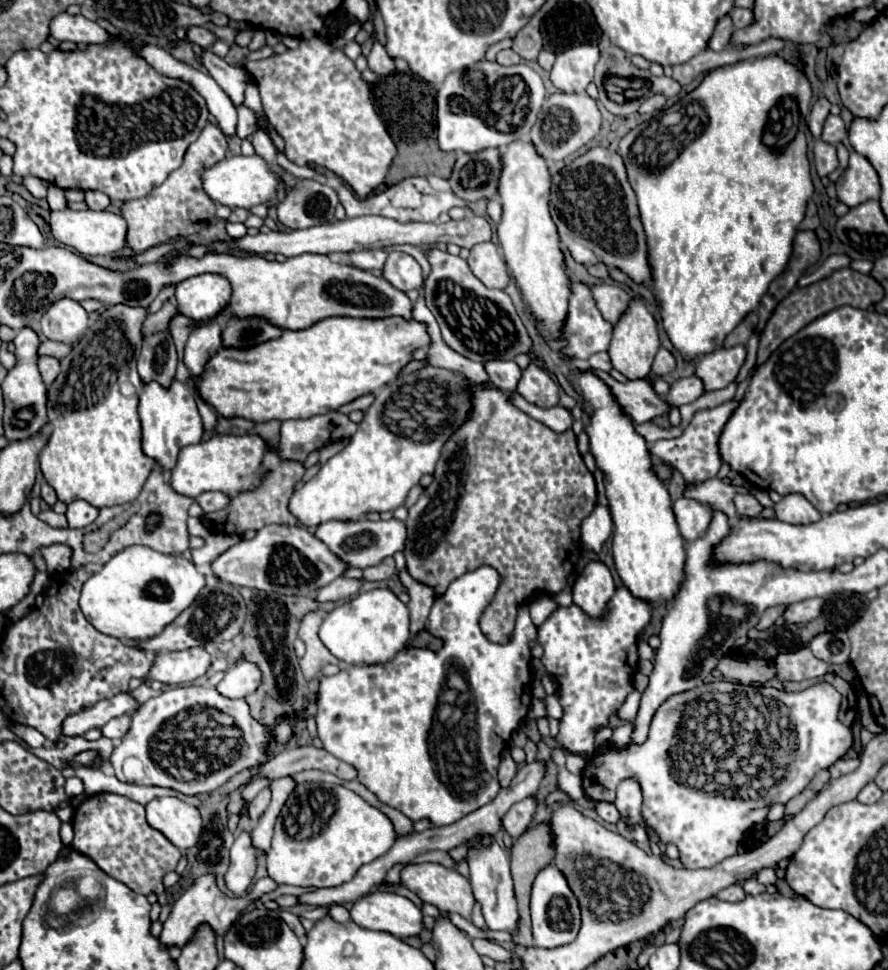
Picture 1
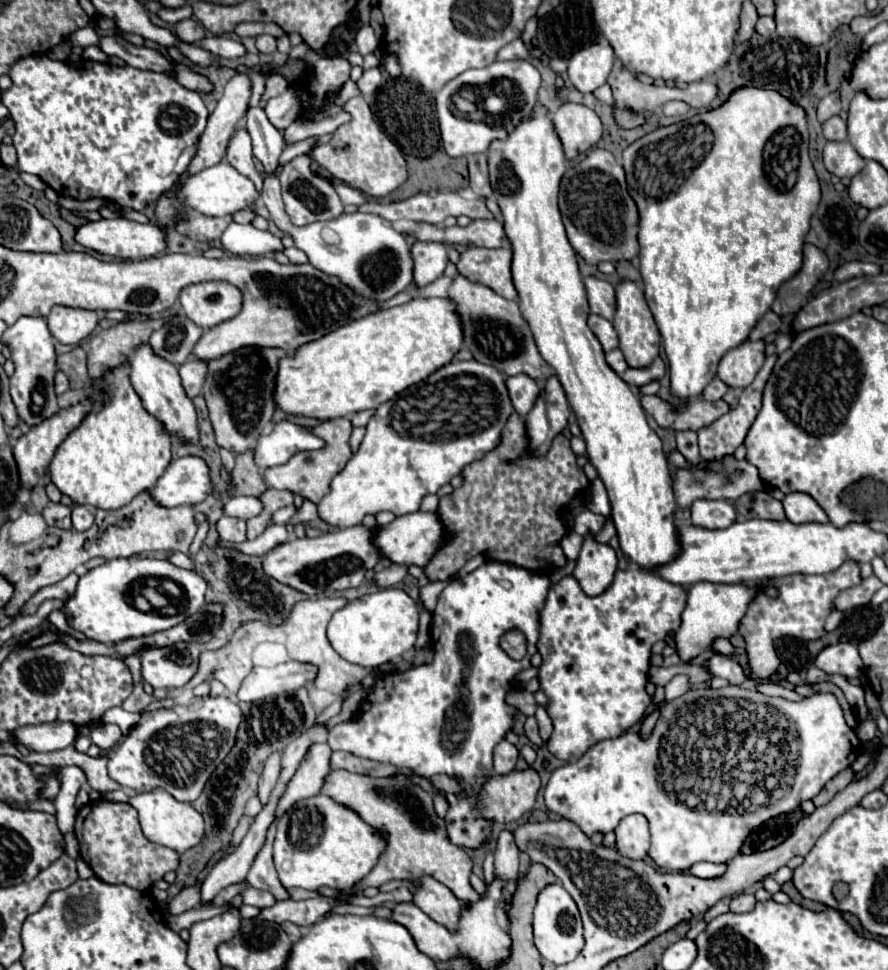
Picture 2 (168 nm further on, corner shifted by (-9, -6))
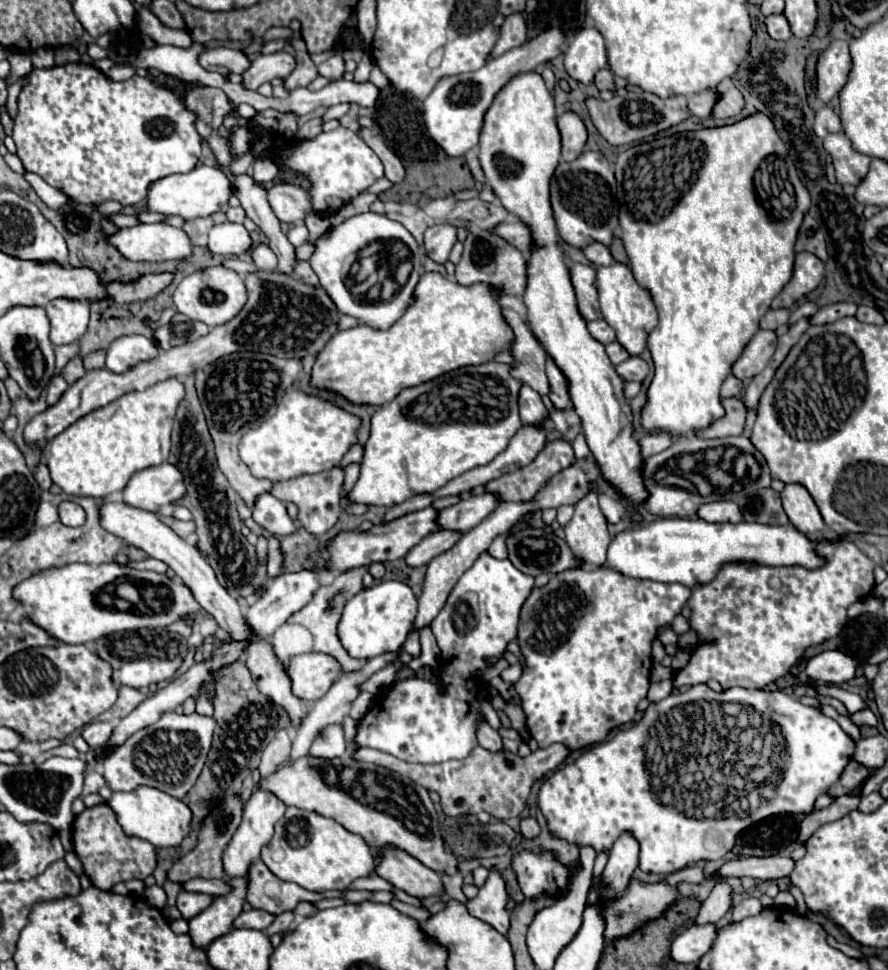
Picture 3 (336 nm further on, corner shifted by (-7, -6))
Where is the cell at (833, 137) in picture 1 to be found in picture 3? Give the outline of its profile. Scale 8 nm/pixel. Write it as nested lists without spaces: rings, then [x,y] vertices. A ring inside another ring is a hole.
[[[823,106],[823,108],[815,114],[815,124],[813,124],[813,128],[815,128],[815,134],[817,134],[819,138],[825,138],[827,134],[841,130],[841,120],[839,120],[839,116],[837,116],[829,106]]]

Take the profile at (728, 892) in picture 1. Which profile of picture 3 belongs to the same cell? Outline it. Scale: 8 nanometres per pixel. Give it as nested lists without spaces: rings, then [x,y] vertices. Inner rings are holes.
[[[747,896],[737,906],[733,906],[733,910],[731,910],[733,912],[733,922],[739,922],[747,916],[755,916],[755,914],[759,914],[759,910],[763,910],[761,902],[755,896]]]

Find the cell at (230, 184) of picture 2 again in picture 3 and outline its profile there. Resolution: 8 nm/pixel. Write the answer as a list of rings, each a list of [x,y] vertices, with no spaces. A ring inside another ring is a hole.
[[[197,166],[187,174],[171,174],[167,178],[161,178],[151,186],[147,196],[147,210],[159,212],[159,214],[177,214],[185,220],[193,218],[205,218],[219,210],[227,208],[227,202],[233,194],[233,186],[229,176],[217,168],[217,166]]]

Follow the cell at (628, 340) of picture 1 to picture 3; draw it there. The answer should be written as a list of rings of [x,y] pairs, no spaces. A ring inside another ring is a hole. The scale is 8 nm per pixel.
[[[619,262],[597,270],[597,290],[599,290],[599,304],[603,318],[615,328],[617,342],[631,356],[641,356],[641,352],[647,348],[649,332],[657,326],[657,310],[651,302],[651,296],[635,282],[629,266]]]

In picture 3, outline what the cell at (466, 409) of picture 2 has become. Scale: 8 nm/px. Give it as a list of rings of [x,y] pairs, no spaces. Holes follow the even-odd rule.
[[[485,362],[479,366],[463,366],[439,376],[437,380],[401,390],[391,402],[379,406],[371,416],[371,432],[365,442],[361,474],[355,486],[347,492],[349,504],[391,508],[417,494],[433,494],[459,474],[465,474],[475,466],[489,464],[507,448],[517,428],[523,426],[517,412],[519,388],[521,382],[509,374],[507,364]]]

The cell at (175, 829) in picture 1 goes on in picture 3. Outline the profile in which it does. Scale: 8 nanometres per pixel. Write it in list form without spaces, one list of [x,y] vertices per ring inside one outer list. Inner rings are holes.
[[[139,786],[131,792],[113,792],[113,796],[107,804],[115,810],[117,820],[125,834],[143,838],[143,840],[151,842],[155,848],[179,846],[191,830],[193,814],[191,814],[189,806],[183,804],[181,800],[177,800],[161,790],[149,788],[149,786]]]

